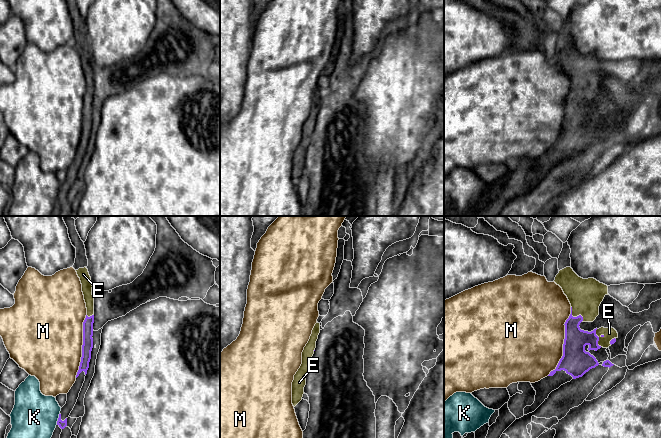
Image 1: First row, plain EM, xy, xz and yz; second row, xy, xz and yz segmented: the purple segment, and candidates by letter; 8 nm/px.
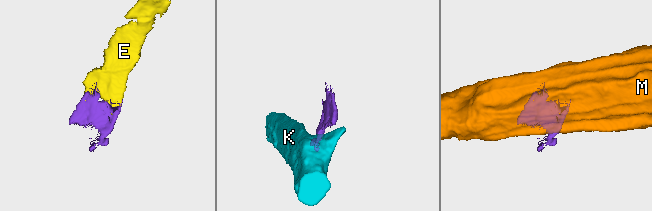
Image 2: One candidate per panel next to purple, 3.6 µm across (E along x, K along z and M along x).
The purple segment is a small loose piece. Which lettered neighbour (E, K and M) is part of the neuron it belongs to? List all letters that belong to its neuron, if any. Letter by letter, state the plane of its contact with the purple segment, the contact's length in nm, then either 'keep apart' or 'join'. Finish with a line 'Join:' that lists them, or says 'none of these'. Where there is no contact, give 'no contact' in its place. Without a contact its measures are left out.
E: yz | 150 nm | join
K: xy | 100 nm | keep apart
M: yz | 600 nm | keep apart
Join: E

